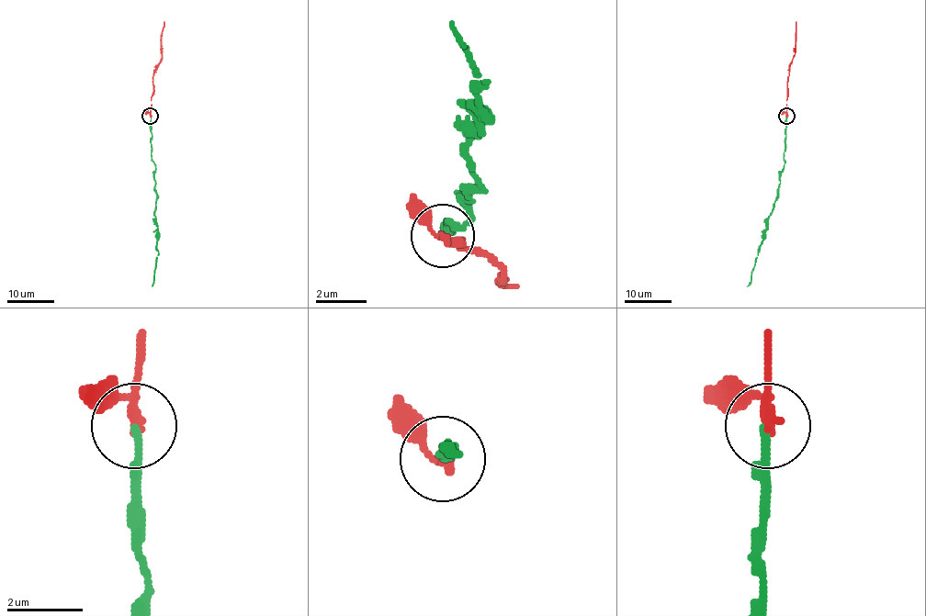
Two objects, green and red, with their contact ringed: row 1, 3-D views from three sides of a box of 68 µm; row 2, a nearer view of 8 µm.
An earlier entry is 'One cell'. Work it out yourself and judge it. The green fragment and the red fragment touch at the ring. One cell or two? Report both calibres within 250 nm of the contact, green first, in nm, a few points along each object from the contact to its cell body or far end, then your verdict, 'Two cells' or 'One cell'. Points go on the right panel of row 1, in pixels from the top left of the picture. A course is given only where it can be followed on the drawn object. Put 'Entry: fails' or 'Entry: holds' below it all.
Thickness 200 nm (green) against 240 nm. Course of green: (785, 116), (785, 148), (777, 196), (751, 272), (751, 280), (747, 285). Course of red: (786, 116), (786, 81), (795, 54), (796, 21). One cell
Entry: holds

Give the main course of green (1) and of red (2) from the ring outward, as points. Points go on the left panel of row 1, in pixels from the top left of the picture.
1: (151, 116), (151, 156), (155, 165), (159, 254), (152, 285)
2: (151, 116), (152, 81), (155, 66), (160, 61), (164, 21)

